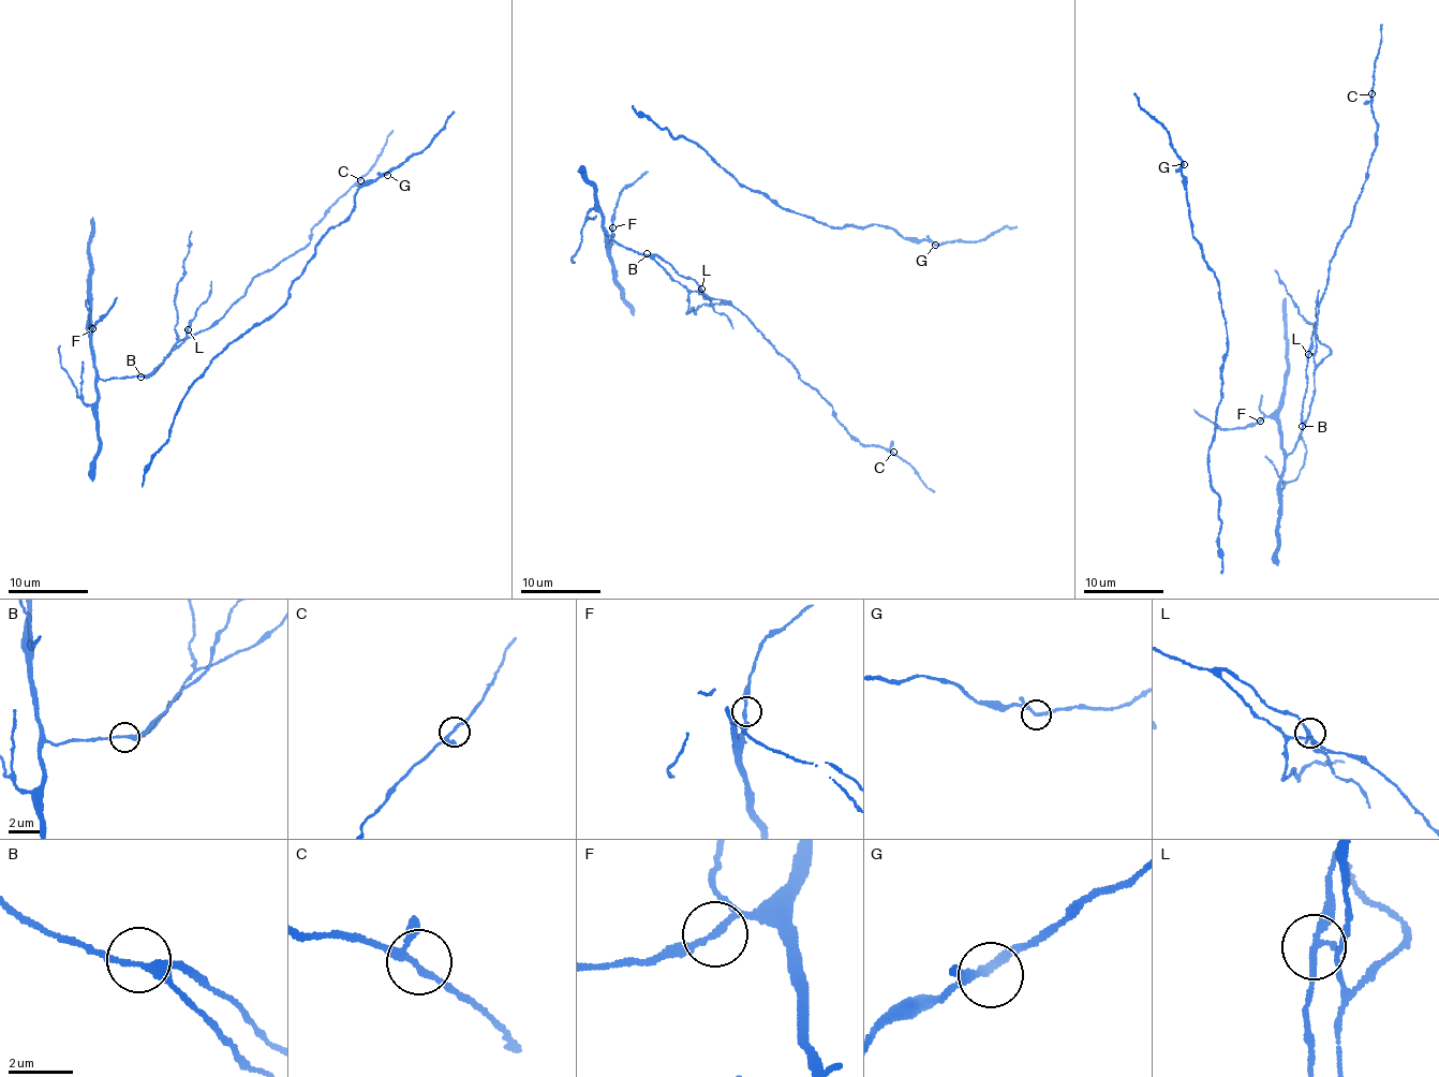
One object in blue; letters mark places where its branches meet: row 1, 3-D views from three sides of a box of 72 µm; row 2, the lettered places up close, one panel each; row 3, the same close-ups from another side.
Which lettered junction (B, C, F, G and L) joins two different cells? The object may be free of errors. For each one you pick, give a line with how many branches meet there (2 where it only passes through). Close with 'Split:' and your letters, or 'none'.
Split: none

